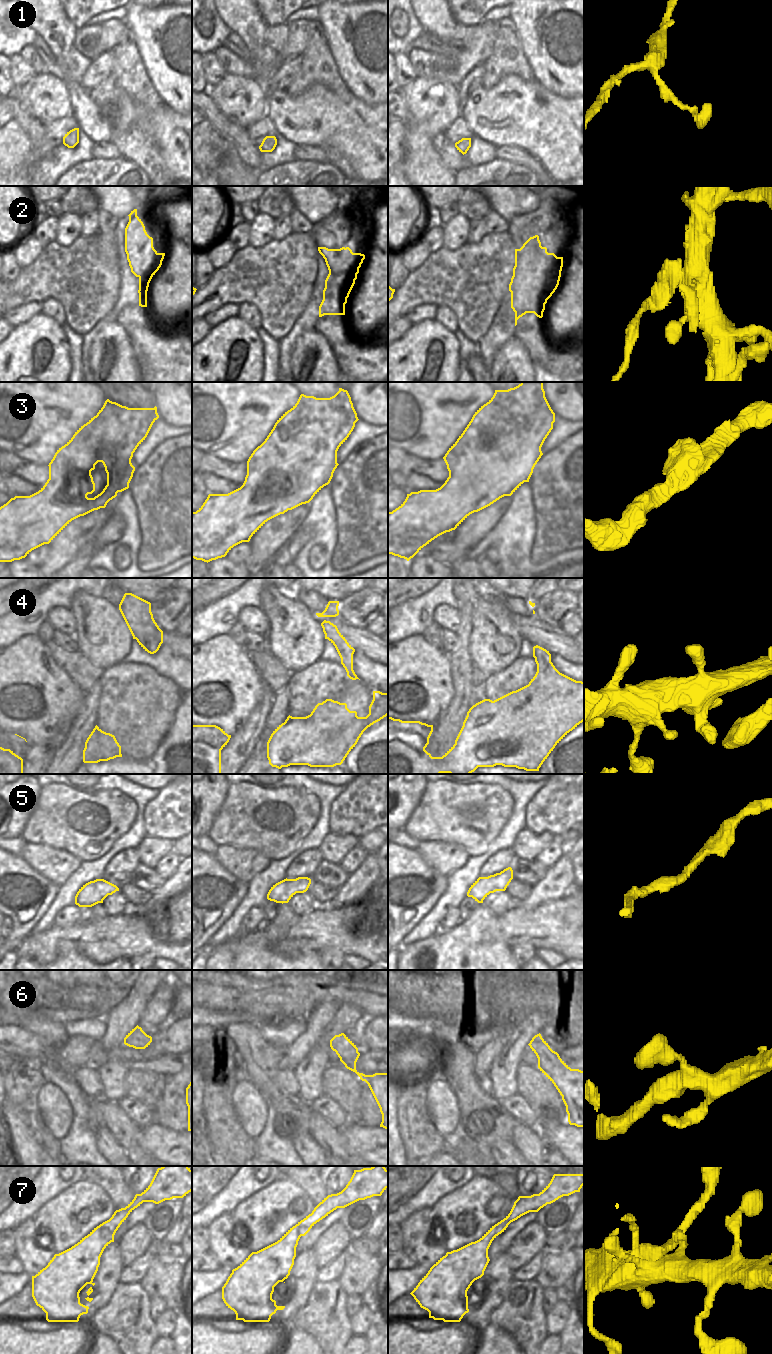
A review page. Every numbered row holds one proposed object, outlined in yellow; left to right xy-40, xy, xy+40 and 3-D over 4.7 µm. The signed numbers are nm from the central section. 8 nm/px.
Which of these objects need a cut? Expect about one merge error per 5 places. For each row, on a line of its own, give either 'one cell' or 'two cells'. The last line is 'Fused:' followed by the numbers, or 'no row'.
1: one cell
2: two cells
3: one cell
4: one cell
5: one cell
6: one cell
7: one cell
Fused: 2

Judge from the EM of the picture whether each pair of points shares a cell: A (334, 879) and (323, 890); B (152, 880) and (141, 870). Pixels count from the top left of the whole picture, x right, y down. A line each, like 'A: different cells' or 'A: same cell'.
A: different cells
B: same cell

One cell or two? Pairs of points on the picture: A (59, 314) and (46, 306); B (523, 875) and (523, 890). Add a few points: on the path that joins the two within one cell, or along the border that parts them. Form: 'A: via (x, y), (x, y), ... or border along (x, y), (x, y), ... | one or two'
A: via (56, 312), (49, 307) | one
B: border along (513, 878), (531, 886) | two

